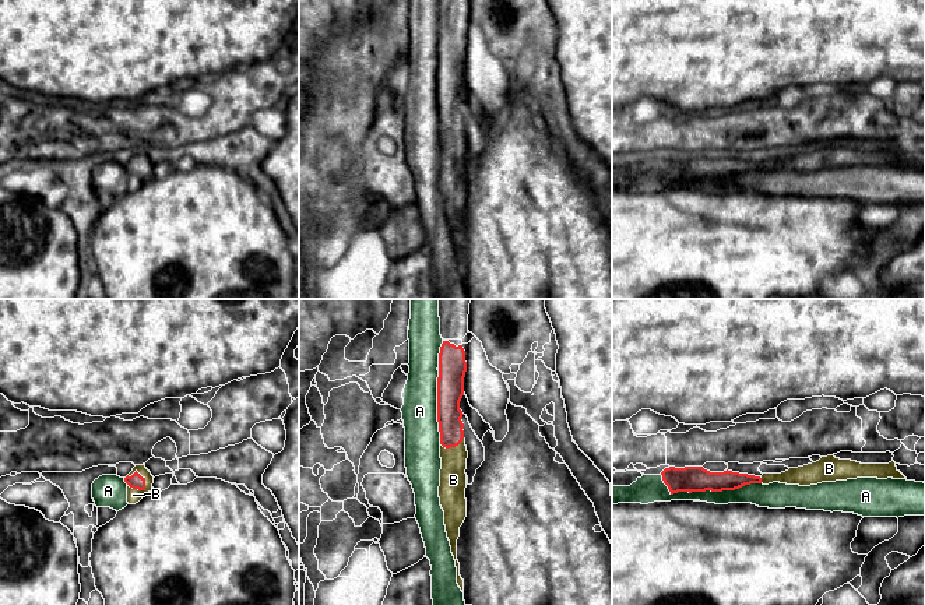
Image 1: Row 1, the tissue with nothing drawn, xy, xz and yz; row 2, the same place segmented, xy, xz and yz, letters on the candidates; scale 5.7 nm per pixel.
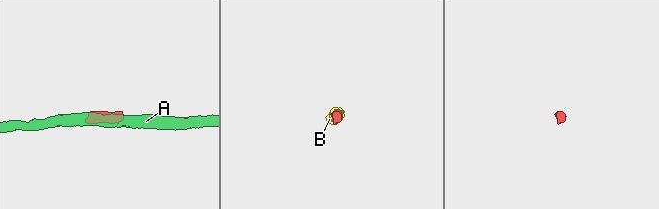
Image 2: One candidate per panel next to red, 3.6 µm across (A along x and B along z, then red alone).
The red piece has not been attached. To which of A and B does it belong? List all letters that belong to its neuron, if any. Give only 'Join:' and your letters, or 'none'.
Join: B

